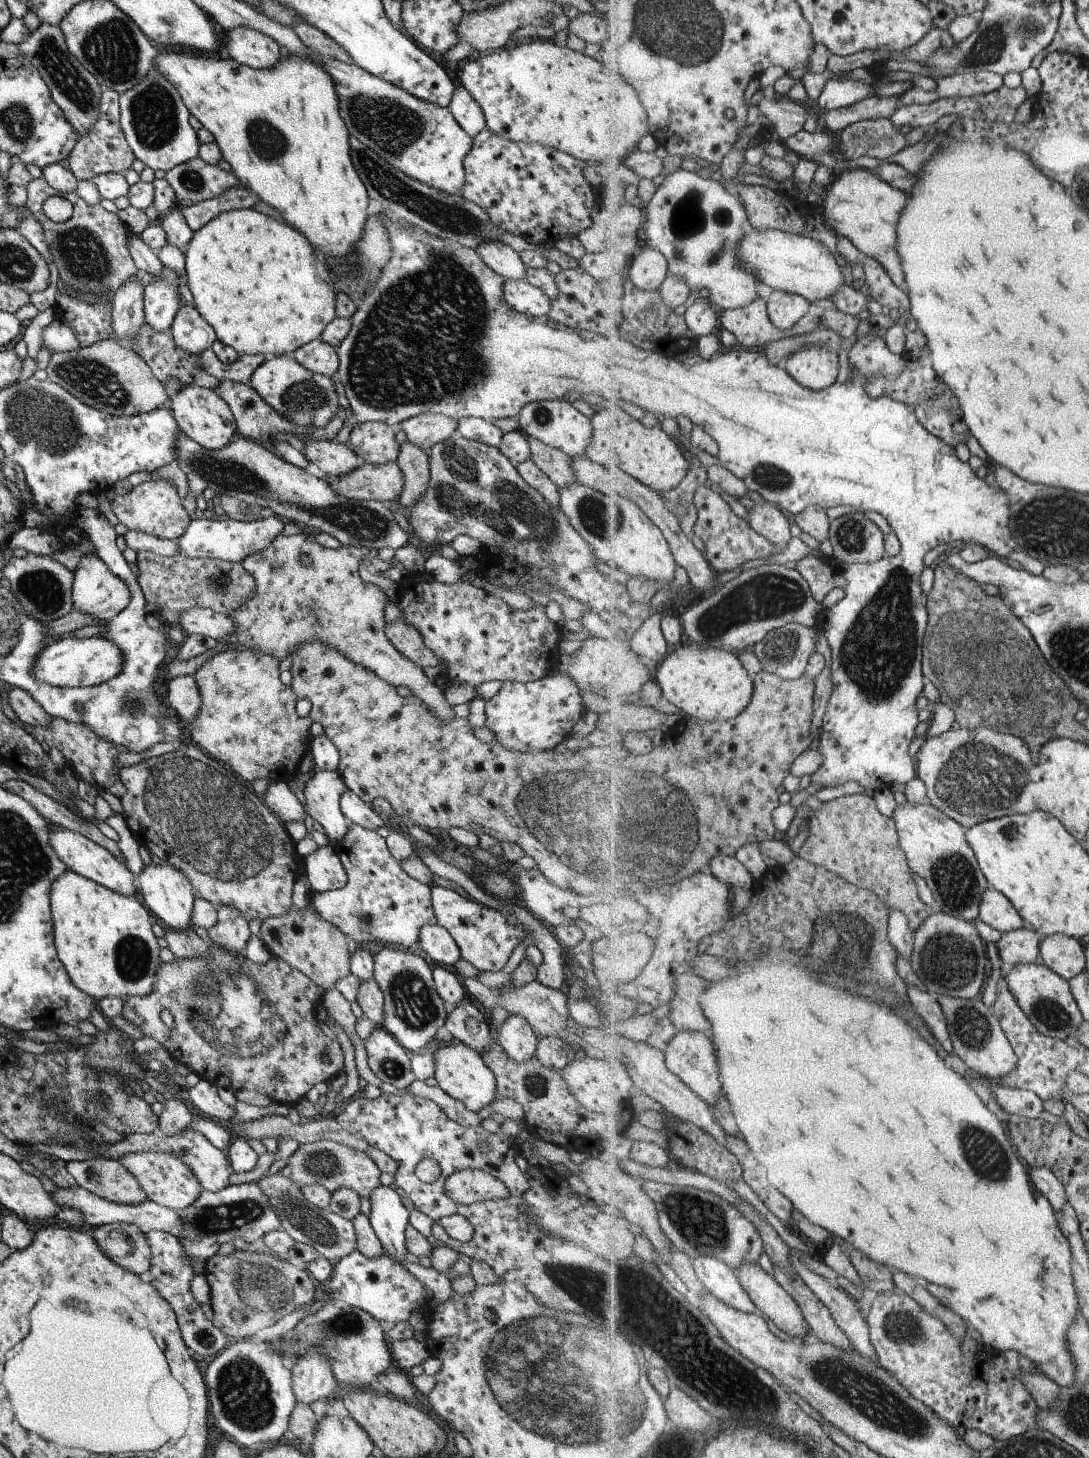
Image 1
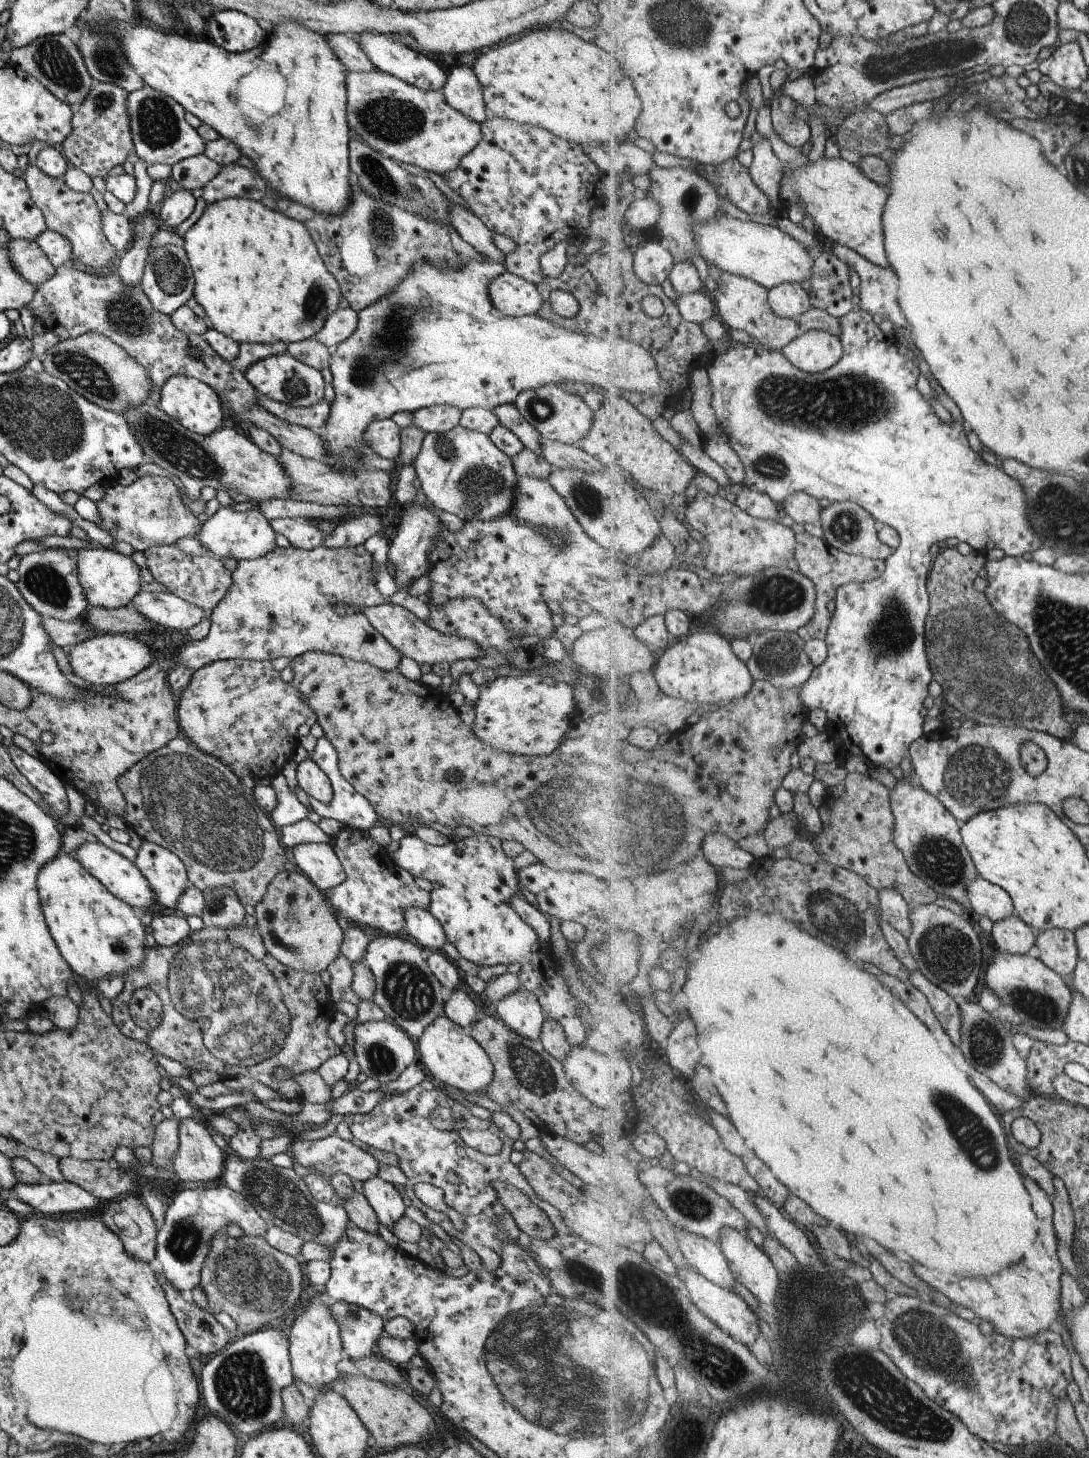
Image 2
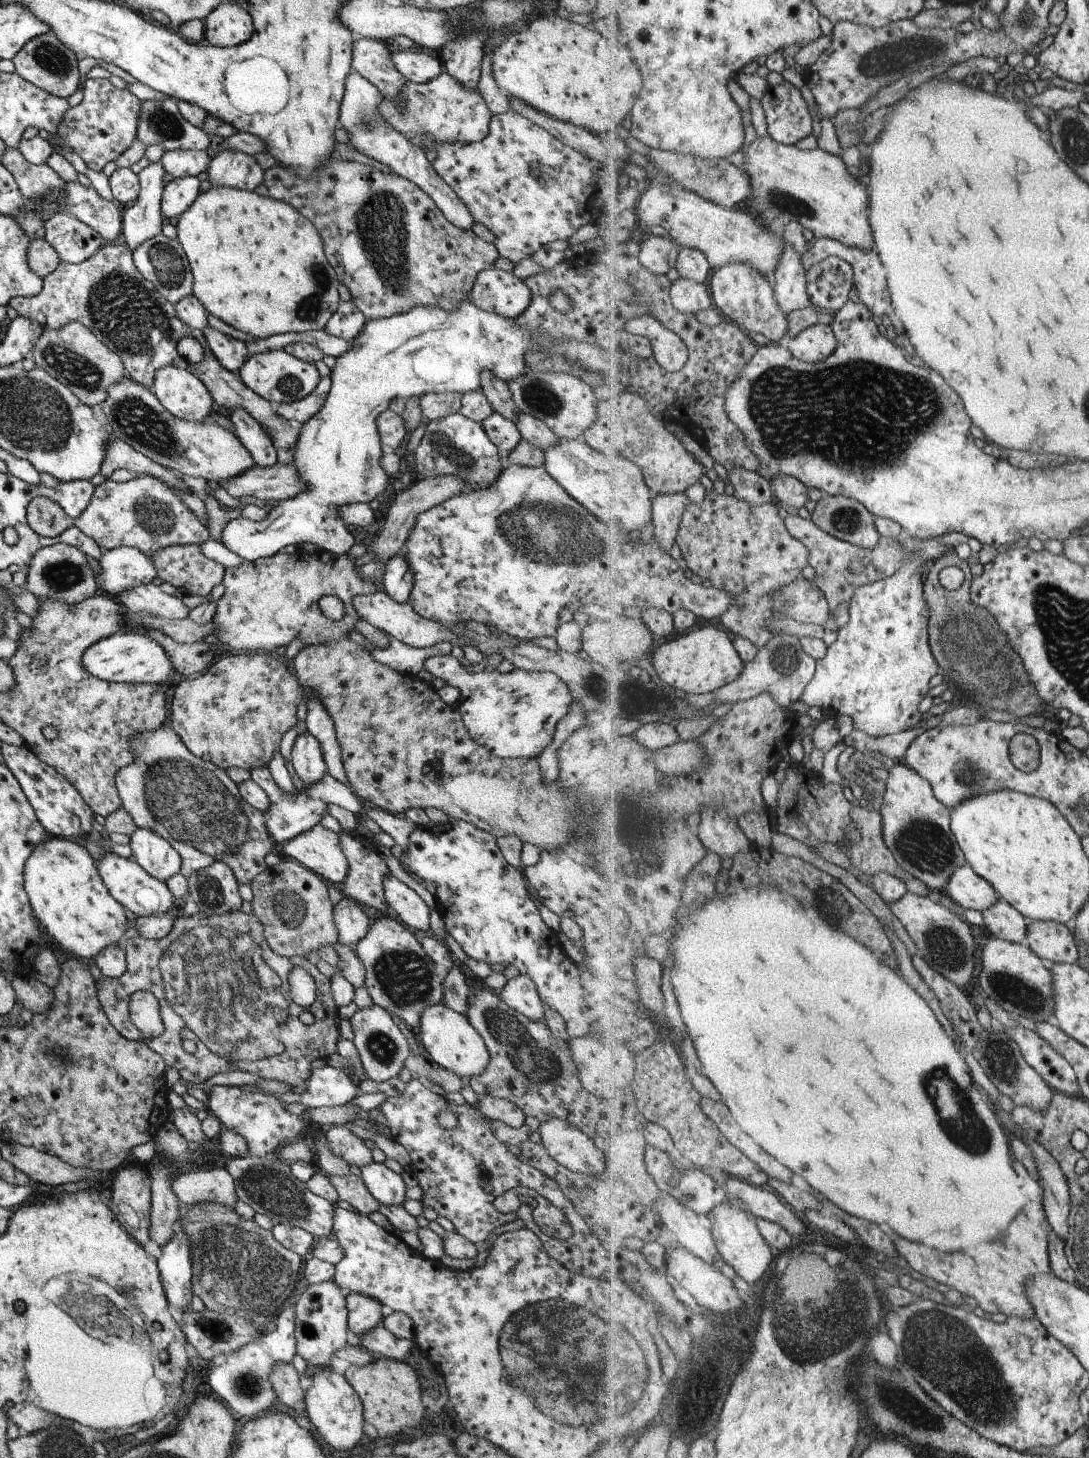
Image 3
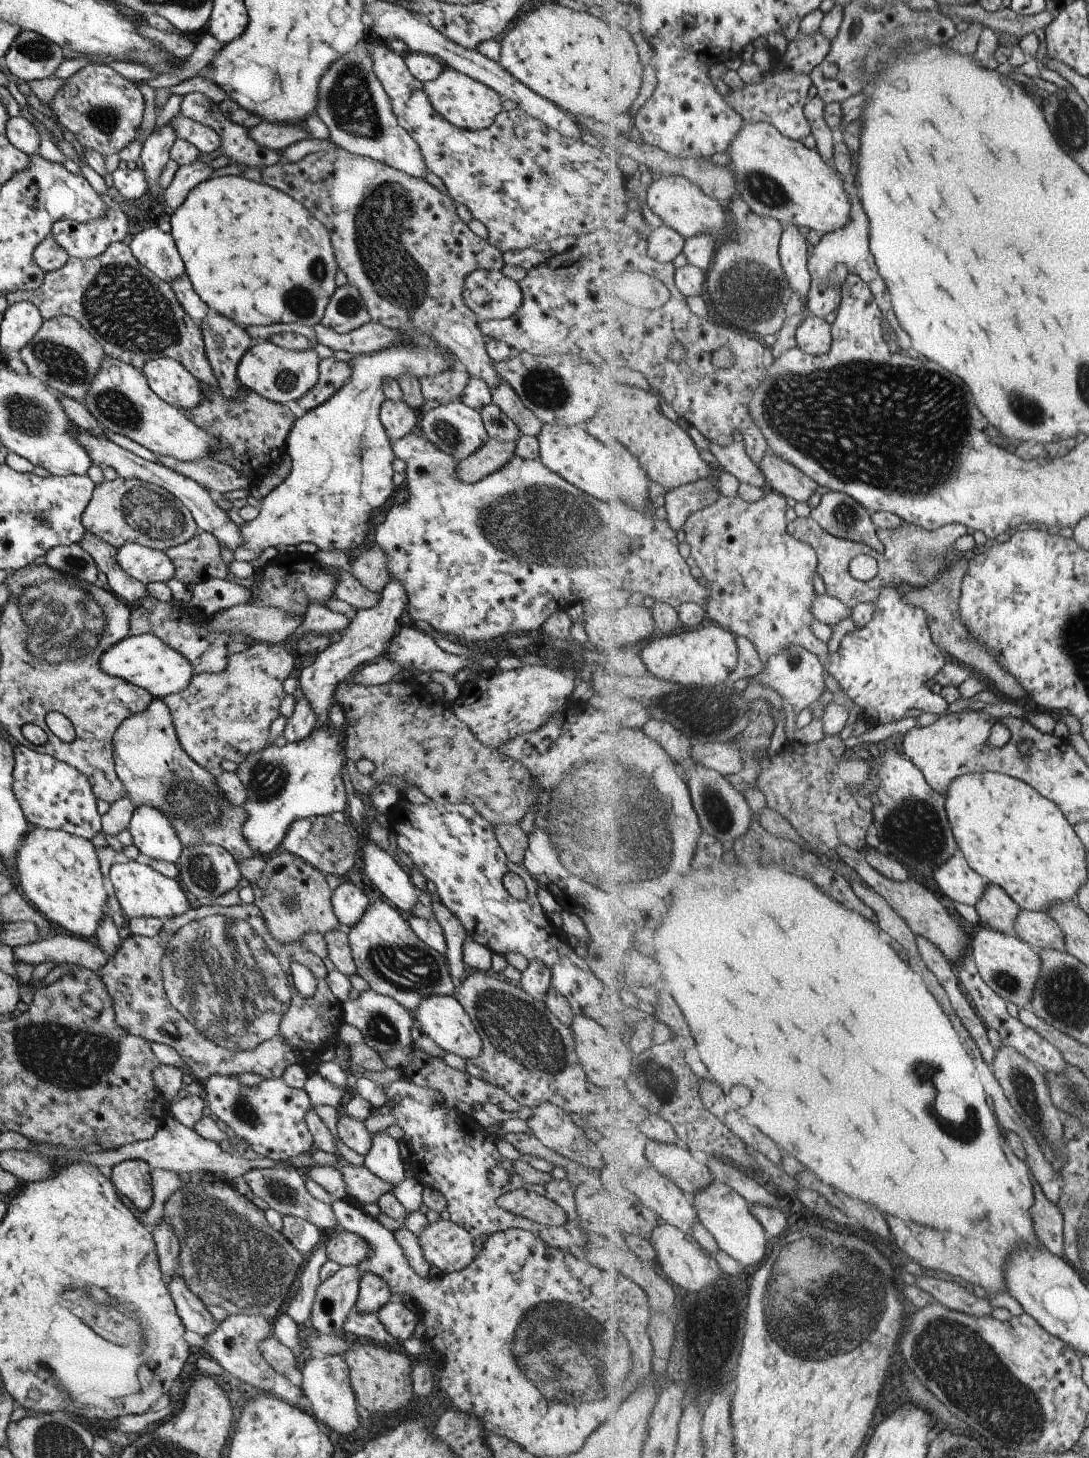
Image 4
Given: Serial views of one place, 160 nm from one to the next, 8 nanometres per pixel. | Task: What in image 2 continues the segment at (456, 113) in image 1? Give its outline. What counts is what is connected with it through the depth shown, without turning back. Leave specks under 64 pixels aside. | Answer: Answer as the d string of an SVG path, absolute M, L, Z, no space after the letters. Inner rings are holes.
M458 63L449 70L446 78L440 90L446 104L461 112L465 118L483 124L488 114L483 104L479 82L471 72L471 67Z

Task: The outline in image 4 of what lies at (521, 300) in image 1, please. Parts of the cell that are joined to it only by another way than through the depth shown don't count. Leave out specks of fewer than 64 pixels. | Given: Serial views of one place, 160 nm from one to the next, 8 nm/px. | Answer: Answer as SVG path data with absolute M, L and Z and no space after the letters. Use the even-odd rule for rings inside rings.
M475 269L463 281L462 301L479 320L506 319L520 308L518 284L501 271Z

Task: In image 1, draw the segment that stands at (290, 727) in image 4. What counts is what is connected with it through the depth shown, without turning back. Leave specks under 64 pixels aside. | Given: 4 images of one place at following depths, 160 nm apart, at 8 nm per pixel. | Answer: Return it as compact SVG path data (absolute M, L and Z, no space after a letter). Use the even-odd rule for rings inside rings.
M314 770L303 786L304 810L323 829L330 843L338 843L346 834L347 821L339 811L339 800L346 787L336 771Z

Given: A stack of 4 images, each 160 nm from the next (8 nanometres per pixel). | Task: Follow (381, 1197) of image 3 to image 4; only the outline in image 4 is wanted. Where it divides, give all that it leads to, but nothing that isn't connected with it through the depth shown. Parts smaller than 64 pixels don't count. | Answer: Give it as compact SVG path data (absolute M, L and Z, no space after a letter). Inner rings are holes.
M384 1130L370 1137L370 1147L363 1164L385 1182L395 1186L403 1178L403 1160L397 1151L397 1142Z

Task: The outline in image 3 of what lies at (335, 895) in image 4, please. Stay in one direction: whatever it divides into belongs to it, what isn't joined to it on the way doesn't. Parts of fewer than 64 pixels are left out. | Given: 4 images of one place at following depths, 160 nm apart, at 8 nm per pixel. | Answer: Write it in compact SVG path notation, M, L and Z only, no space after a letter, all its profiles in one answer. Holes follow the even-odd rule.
M345 897L332 906L332 910L338 933L338 943L353 947L367 934L369 922L367 916L355 902L351 902L349 898Z

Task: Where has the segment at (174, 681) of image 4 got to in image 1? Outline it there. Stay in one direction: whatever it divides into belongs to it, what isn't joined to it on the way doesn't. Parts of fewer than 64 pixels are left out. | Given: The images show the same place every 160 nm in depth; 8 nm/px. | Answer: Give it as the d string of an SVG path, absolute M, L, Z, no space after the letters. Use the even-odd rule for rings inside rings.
M102 635L74 638L65 636L55 638L53 644L45 646L33 662L33 676L39 682L59 688L89 687L106 682L119 674L123 666L123 654L113 642L107 642Z

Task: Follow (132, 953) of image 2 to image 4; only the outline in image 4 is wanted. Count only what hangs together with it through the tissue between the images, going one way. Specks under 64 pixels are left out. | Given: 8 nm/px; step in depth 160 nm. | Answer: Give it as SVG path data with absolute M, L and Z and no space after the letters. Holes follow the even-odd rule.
M30 826L19 845L14 862L15 876L23 898L37 909L50 924L57 924L70 935L84 939L93 939L100 918L105 914L106 894L103 889L103 878L99 871L95 849L89 840L69 834L64 830L51 830Z

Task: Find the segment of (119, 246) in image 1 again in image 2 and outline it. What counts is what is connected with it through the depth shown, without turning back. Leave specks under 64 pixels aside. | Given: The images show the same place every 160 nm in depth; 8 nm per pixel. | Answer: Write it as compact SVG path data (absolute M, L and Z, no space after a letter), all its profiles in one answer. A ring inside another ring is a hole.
M25 166L23 183L30 200L43 214L46 229L63 236L71 246L71 262L93 274L113 272L120 253L107 242L101 228L101 212L90 194L70 190L62 178L49 178L35 166Z

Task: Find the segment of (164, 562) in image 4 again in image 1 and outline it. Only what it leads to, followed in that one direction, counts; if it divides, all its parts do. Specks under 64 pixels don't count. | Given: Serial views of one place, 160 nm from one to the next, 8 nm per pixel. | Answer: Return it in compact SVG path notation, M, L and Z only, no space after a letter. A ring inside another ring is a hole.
M85 554L79 560L79 566L72 572L72 610L79 610L83 614L89 614L99 622L107 622L125 609L129 603L129 590L121 578L113 576L105 564L95 554Z

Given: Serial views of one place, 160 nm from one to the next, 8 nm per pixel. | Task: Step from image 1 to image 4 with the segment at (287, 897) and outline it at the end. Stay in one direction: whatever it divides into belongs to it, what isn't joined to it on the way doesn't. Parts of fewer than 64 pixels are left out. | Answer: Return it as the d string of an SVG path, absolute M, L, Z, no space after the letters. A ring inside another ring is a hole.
M153 697L142 711L123 719L113 733L112 744L114 771L125 789L125 796L129 797L135 807L148 804L169 817L182 846L193 845L197 841L219 845L231 854L235 862L245 857L261 856L253 852L241 834L240 828L246 817L243 807L229 803L216 787L214 777L185 754L179 746L168 708L162 699Z

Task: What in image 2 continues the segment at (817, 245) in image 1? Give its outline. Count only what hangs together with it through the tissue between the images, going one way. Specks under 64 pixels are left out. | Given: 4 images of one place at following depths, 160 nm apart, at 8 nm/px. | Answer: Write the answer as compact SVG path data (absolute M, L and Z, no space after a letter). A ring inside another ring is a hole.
M723 213L711 222L699 222L699 226L695 226L695 238L709 268L713 264L720 270L755 280L768 290L791 282L801 283L805 279L813 282L815 255L810 256L803 242L777 226L737 220Z

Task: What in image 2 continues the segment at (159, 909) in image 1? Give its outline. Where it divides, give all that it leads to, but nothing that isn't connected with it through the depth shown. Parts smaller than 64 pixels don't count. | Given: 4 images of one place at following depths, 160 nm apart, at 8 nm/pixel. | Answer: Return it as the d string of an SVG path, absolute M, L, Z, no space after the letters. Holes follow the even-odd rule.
M141 842L135 852L134 866L147 880L153 900L162 906L164 912L177 908L179 896L190 885L183 864L169 850L155 846L151 842Z

